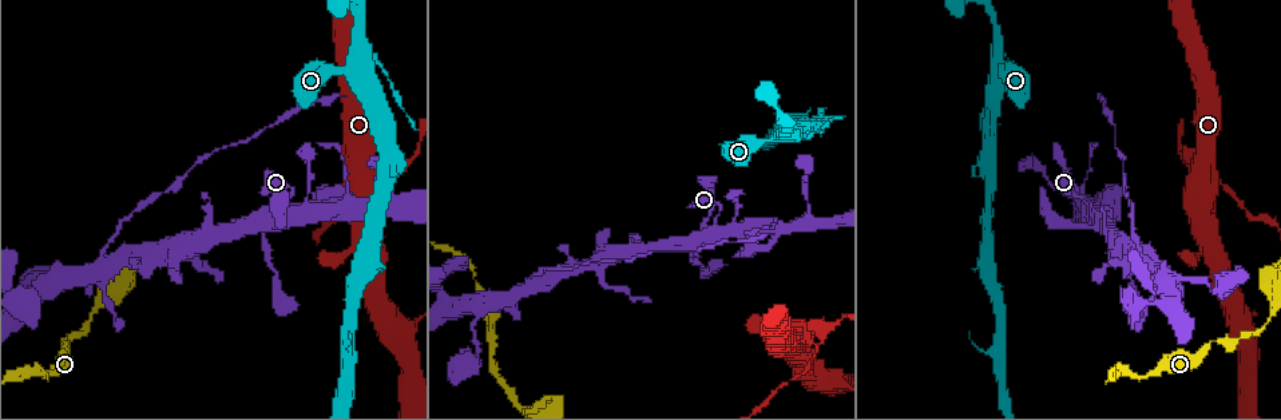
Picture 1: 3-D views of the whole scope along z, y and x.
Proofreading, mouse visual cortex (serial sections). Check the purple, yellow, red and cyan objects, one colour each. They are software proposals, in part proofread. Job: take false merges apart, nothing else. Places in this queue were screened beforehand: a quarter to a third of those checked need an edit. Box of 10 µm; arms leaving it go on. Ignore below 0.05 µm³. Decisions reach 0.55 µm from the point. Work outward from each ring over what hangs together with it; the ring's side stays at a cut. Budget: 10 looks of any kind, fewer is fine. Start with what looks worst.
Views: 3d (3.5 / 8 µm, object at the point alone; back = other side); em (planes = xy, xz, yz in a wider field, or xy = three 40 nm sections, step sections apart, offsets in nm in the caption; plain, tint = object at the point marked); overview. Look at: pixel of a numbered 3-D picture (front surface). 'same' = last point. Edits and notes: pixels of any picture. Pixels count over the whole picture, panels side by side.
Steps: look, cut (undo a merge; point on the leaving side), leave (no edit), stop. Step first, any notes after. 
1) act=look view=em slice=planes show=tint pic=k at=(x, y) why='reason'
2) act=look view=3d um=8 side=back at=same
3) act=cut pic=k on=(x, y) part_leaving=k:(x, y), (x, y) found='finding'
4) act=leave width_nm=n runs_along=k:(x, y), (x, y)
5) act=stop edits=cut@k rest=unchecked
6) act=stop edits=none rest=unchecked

act=look view=3d um=3.5 pic=1 at=(806, 341) why='sharp bend'

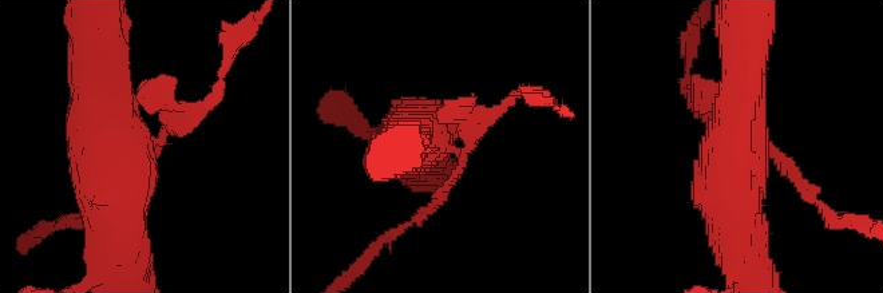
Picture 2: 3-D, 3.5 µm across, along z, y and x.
act=look view=em slice=xy step=1 show=tint pic=2 at=(439, 147) why='shape alone is not enough'

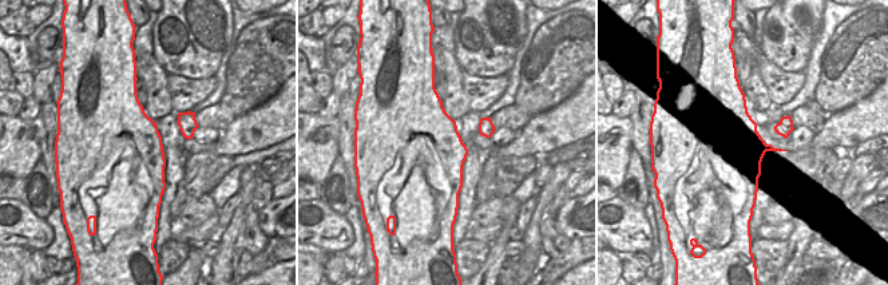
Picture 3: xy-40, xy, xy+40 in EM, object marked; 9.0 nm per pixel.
act=cut pic=2 on=(700, 114) part_leaving=2:(157, 141), (173, 125), (169, 79) found='two cells meet here'

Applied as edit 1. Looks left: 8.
act=look view=3d um=3.5 pic=1 at=(712, 231) why='small branch off a trunk'

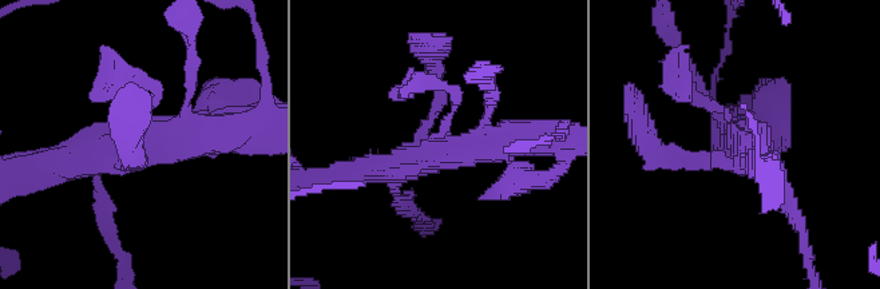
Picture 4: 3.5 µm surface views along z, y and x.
act=look view=em slice=xy step=5 show=tint pic=4 at=(441, 149)

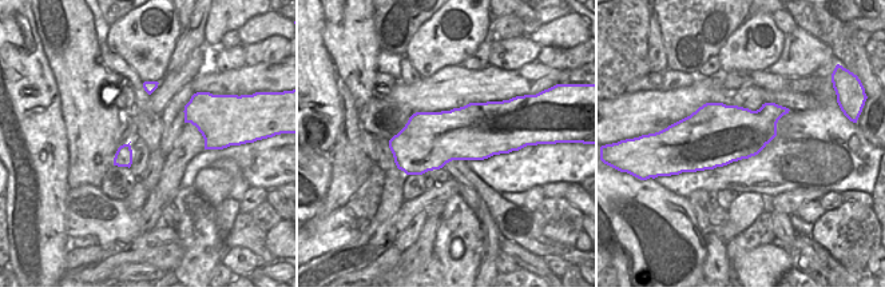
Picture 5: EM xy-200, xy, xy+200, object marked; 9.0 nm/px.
act=look view=em slice=xy step=1 show=tint at=same why='cut it another way'

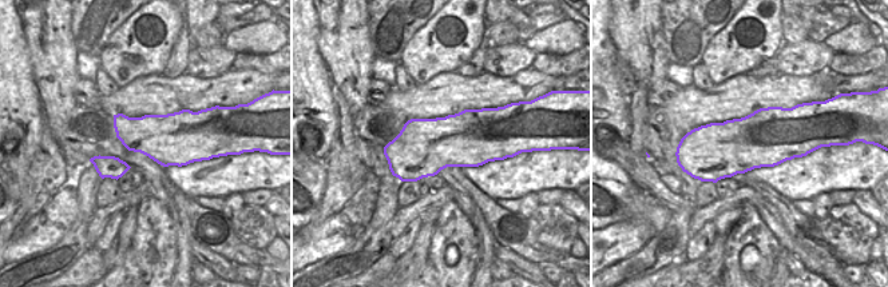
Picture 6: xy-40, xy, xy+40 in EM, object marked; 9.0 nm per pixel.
act=leave width_nm=500 runs_along=4:(151, 80), (135, 143), (66, 163) found='continuous, no second cell'

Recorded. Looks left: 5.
act=look view=3d um=8 pic=1 at=(102, 268) why='thin arm on a thick one'

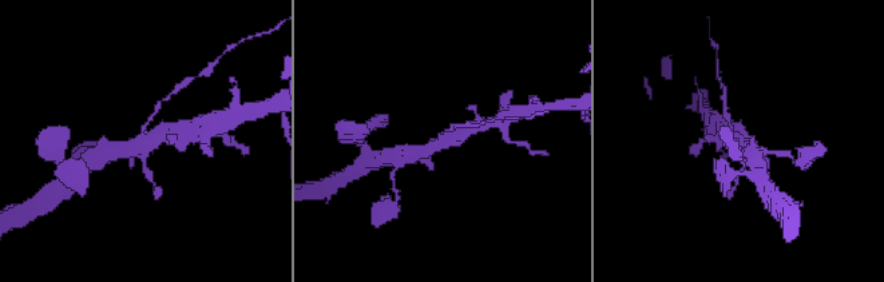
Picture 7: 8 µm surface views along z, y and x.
act=look view=3d um=3.5 at=same

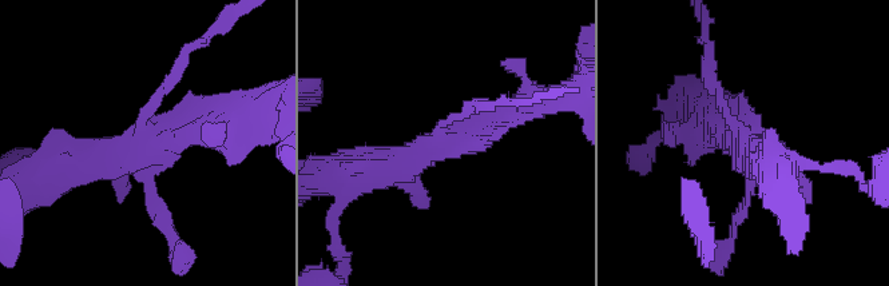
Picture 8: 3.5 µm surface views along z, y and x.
act=look view=em slice=planes show=tint pic=8 at=(743, 139) why='now the EM'

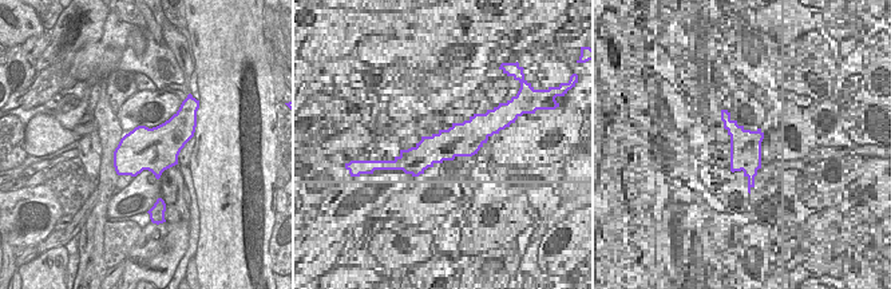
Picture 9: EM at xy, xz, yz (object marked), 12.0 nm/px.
act=cut pic=8 on=(171, 79) width_nm=550 part_leaving=8:(146, 114), (178, 60), (215, 28) found='a second cell is stuck on'

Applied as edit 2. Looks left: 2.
act=stop edits=cut@2,cut@8 rest=unchecked

